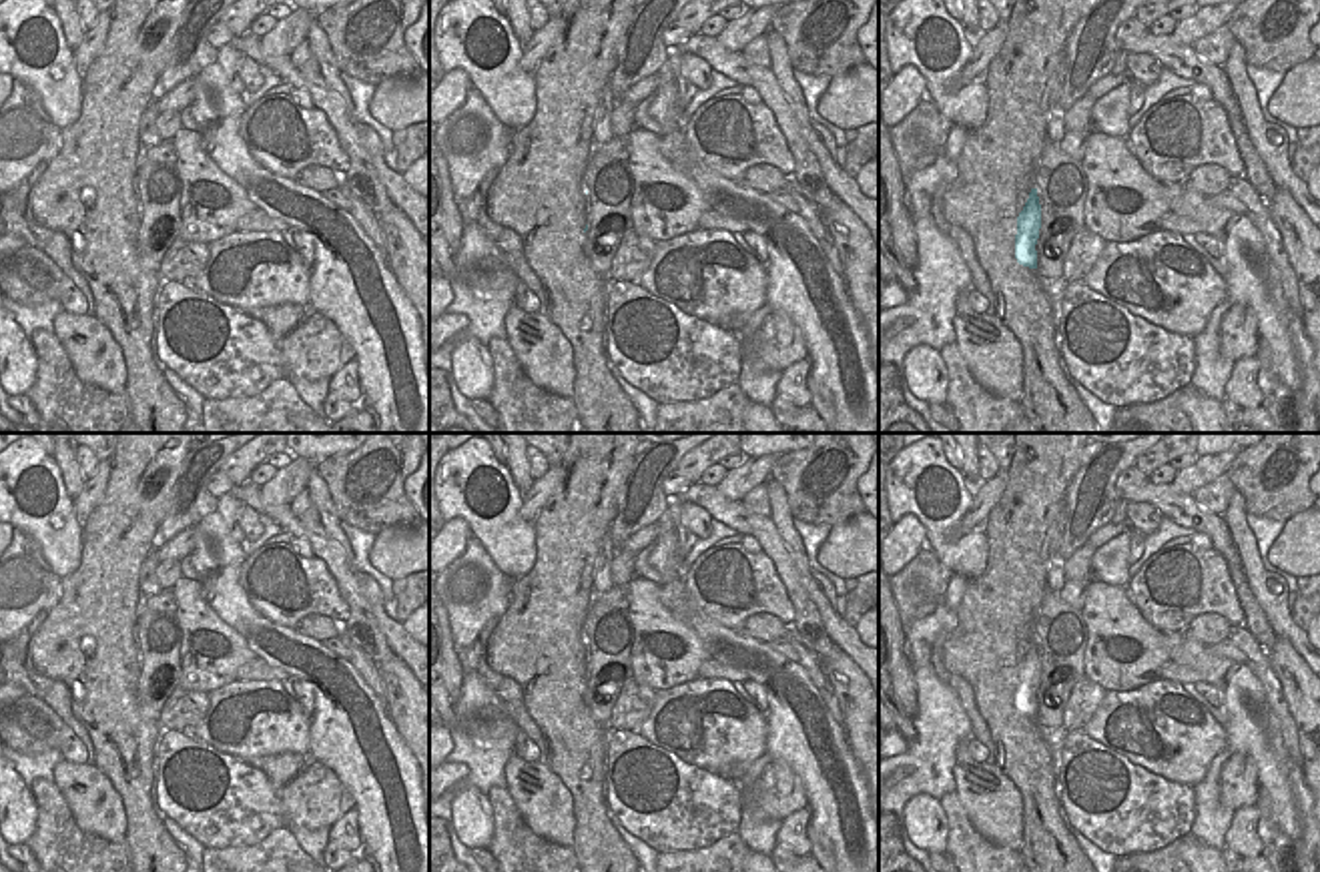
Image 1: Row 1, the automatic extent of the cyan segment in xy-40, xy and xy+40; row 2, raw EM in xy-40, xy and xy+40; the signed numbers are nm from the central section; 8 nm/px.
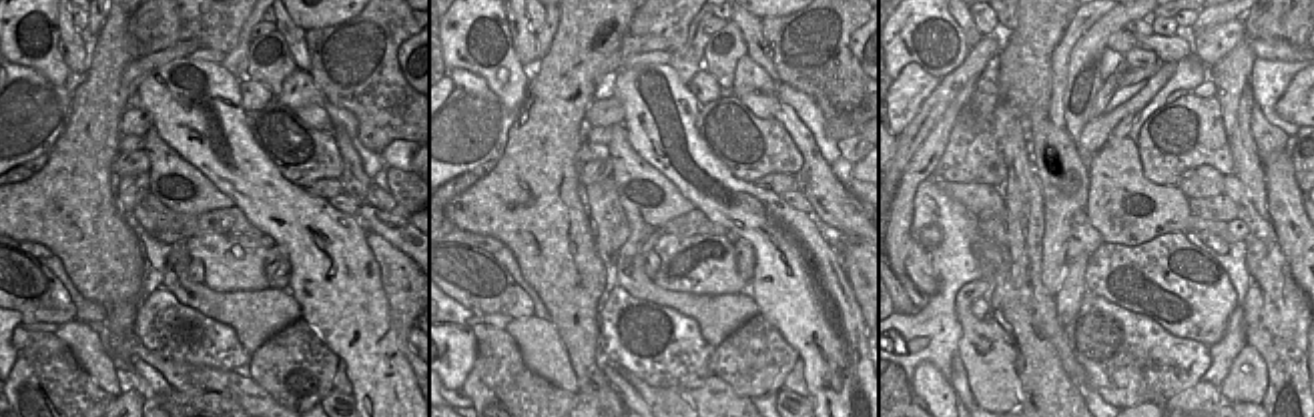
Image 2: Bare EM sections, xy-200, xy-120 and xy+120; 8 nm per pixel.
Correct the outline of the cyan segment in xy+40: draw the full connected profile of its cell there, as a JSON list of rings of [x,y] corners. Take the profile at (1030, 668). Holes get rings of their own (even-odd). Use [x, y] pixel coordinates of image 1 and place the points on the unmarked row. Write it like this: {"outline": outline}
{"outline": [[[1031,637],[1029,647],[1023,660],[1017,666],[1017,684],[1015,684],[1015,708],[1019,714],[1037,718],[1037,688],[1041,678],[1041,653],[1037,637]]]}

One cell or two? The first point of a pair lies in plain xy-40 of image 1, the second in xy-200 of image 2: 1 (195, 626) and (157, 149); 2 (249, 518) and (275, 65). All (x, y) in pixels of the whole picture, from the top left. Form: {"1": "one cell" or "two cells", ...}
{"1": "one cell", "2": "two cells"}

